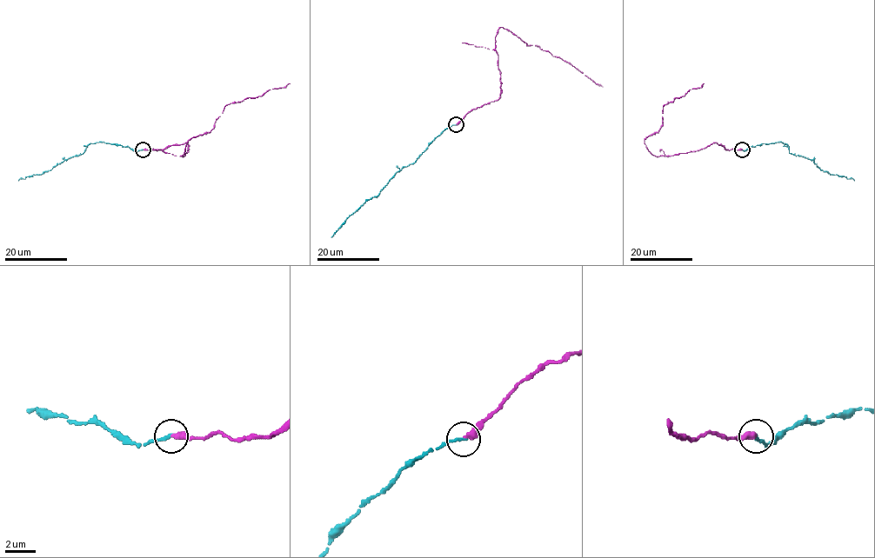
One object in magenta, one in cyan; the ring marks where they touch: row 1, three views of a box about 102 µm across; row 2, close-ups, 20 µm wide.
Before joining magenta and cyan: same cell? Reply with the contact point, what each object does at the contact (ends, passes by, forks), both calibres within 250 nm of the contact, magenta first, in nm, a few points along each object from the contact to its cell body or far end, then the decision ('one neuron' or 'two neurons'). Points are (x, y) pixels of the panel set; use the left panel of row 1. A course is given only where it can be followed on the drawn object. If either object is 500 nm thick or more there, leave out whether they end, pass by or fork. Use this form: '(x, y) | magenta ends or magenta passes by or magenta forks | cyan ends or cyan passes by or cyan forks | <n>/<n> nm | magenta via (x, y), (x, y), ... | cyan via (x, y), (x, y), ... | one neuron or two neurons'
(143, 149) | magenta ends | cyan ends | 380/240 nm | magenta via (143, 149), (159, 149), (186, 142), (185, 156), (182, 156), (190, 140), (209, 133), (226, 105), (290, 83) | cyan via (143, 149), (134, 150), (116, 143), (102, 142), (90, 143), (83, 153), (40, 174), (18, 181) | one neuron

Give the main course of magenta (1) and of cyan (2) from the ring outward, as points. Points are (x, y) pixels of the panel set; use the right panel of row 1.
1: (741, 149), (727, 149), (715, 142), (666, 156), (648, 149), (644, 140), (660, 128), (664, 105), (704, 83)
2: (742, 149), (782, 142), (790, 153), (812, 160), (820, 169), (854, 181)

